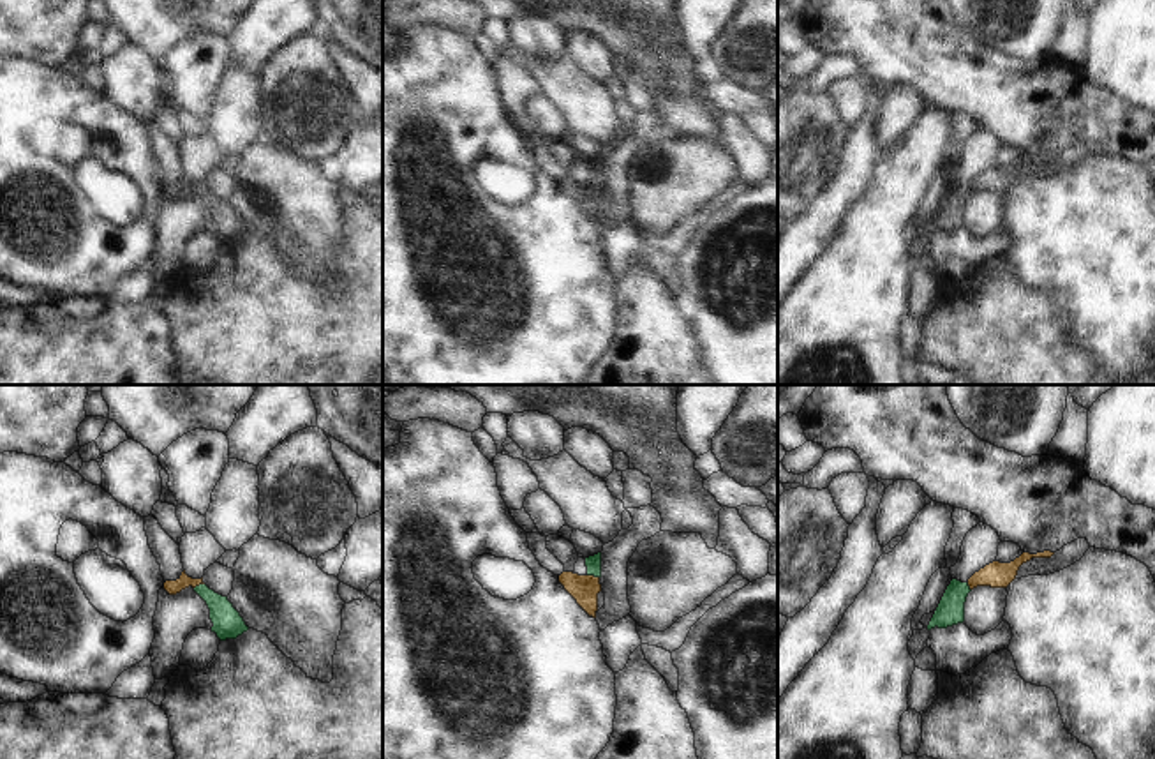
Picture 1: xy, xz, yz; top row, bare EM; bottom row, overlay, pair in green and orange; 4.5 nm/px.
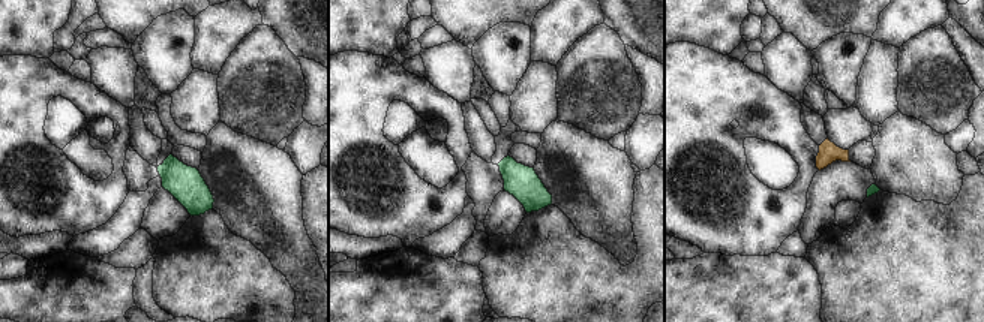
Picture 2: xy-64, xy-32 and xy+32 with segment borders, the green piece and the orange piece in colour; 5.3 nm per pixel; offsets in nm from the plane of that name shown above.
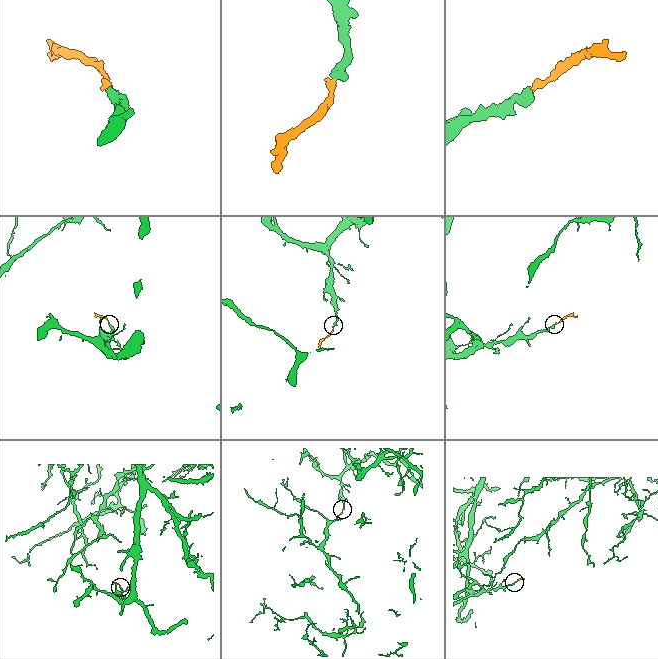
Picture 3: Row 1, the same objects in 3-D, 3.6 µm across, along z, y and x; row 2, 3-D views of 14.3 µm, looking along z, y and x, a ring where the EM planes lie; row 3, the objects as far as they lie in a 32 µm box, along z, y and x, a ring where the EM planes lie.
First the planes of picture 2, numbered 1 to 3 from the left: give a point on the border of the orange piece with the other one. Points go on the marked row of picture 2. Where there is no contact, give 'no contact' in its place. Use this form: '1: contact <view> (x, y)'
1: no contact
2: no contact
3: no contact

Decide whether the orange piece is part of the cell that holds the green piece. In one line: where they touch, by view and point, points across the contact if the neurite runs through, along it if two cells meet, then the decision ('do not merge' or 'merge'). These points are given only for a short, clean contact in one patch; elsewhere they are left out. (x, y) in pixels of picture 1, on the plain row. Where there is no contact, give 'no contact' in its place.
contact xz (593, 179); way xz (593, 168), (593, 179), (584, 193); merge

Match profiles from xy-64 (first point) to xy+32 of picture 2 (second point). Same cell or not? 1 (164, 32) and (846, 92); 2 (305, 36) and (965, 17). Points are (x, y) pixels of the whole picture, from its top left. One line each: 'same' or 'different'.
1: same
2: same

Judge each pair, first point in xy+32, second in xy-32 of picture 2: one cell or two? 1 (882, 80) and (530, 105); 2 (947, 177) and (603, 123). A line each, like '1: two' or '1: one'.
1: one
2: two

